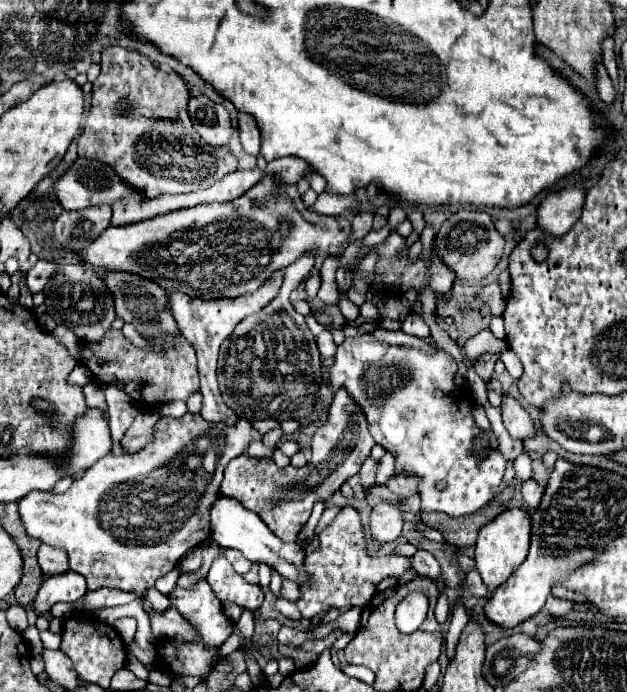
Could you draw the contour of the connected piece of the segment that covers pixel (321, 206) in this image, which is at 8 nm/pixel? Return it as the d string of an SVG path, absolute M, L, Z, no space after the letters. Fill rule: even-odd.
M321 193L321 197L309 209L317 211L317 213L325 213L325 215L341 215L349 207L357 209L353 195L351 197L335 197L335 195L329 195L329 193Z

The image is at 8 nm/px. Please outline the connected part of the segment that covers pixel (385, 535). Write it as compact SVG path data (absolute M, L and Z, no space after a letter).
M379 503L373 507L371 511L371 531L373 531L373 537L379 541L379 543L389 543L389 541L395 541L401 531L403 531L403 523L405 523L405 513L403 513L403 507L407 503L401 503L397 507L397 503Z

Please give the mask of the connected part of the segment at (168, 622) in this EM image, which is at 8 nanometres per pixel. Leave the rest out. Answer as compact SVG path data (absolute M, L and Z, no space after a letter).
M146 601L143 609L149 615L151 630L157 639L160 638L160 635L165 638L177 637L182 641L193 641L200 638L199 633L190 623L185 622L174 607L168 607L165 611L158 613L152 610L152 606Z

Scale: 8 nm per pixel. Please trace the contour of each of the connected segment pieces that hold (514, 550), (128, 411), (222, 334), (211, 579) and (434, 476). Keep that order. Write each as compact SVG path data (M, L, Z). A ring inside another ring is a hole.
M521 509L503 511L499 517L495 517L479 531L479 539L475 545L475 569L479 571L489 593L493 593L495 587L505 583L515 573L515 567L523 563L529 551L529 537L531 537L531 521L529 515Z
M101 385L101 389L103 389L105 397L107 397L107 407L109 407L109 425L111 425L114 442L112 453L117 456L125 455L126 453L119 441L127 433L127 429L131 427L131 423L137 417L139 409L131 401L131 397L125 391L121 391L119 387Z
M283 269L275 271L267 283L263 283L257 291L241 295L239 299L199 299L199 297L189 297L183 293L171 293L171 309L175 315L175 321L183 333L183 337L195 347L197 353L197 363L199 363L199 379L201 379L201 393L203 393L203 409L201 415L203 419L207 419L209 423L235 423L237 415L223 403L219 387L217 387L217 355L219 355L219 347L221 343L227 339L227 335L231 335L231 331L235 329L235 325L239 321L243 321L245 317L261 311L271 299L275 299L277 291L281 289L283 283Z
M219 557L213 563L207 575L207 583L221 601L233 601L251 611L255 611L263 603L261 587L247 583L239 573L235 573L235 569L225 557Z
M367 335L345 339L343 345L337 347L335 365L331 367L329 379L333 389L345 385L351 397L363 407L375 443L399 457L397 469L405 469L421 477L421 511L443 511L453 517L461 517L483 509L499 493L505 473L505 457L499 451L489 453L485 461L477 457L473 439L479 435L479 429L471 417L475 403L471 394L469 399L465 388L453 383L457 373L455 361L443 351L429 357L419 349L381 345L385 343L373 341ZM371 367L379 371L397 369L397 387L389 391L375 389L369 393L365 373ZM393 401L401 401L401 415L387 415L393 409ZM437 481L447 483L445 491L435 489Z

